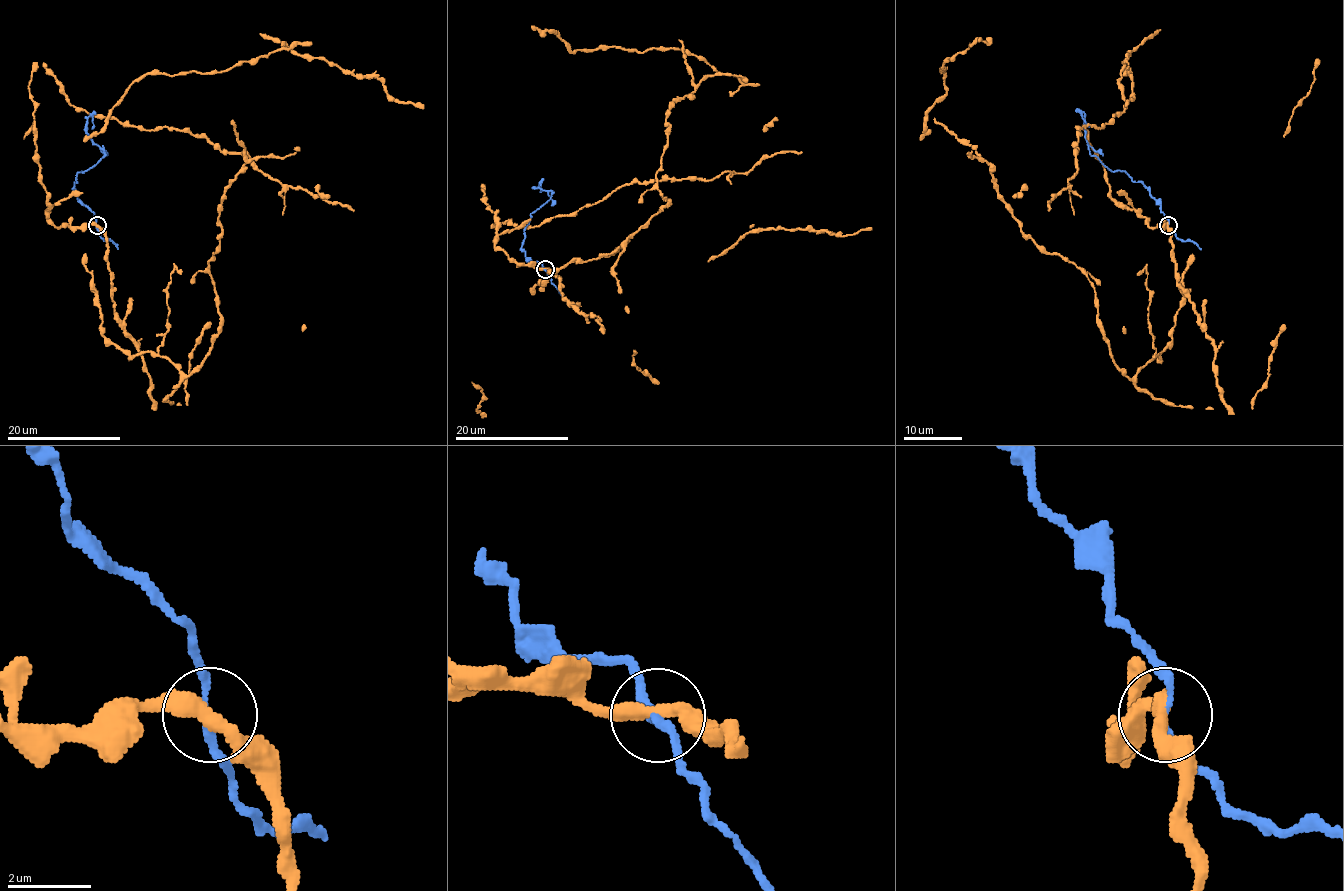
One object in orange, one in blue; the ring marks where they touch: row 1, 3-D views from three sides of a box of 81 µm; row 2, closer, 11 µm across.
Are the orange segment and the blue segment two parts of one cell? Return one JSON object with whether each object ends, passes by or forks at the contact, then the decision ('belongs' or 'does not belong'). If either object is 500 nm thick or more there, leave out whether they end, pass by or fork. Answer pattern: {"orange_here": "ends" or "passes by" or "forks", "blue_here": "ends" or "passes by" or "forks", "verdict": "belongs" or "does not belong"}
{"orange_here": "passes by", "blue_here": "passes by", "verdict": "does not belong"}

